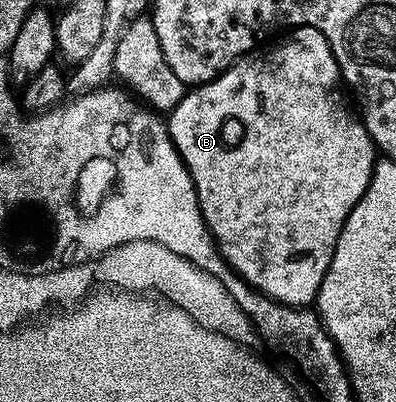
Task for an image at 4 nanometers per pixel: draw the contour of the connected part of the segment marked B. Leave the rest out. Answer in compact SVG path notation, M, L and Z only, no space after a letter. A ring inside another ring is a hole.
M307 24L289 29L285 36L286 41L283 44L274 44L271 48L263 47L261 50L248 52L231 68L220 73L215 80L191 87L181 102L168 112L168 127L174 148L180 154L194 183L194 197L198 199L202 221L206 223L207 233L214 239L214 247L218 249L218 255L223 257L227 266L236 275L241 276L263 296L267 296L277 304L286 304L290 308L310 308L318 299L324 274L328 274L328 266L332 266L332 254L336 250L340 230L344 230L344 222L348 214L352 214L356 202L360 202L364 190L368 190L376 149L359 113L355 111L352 104L350 109L350 104L346 101L347 93L344 91L342 71L338 69L338 63L332 54L332 46L328 46L328 38L324 38L320 30Z

